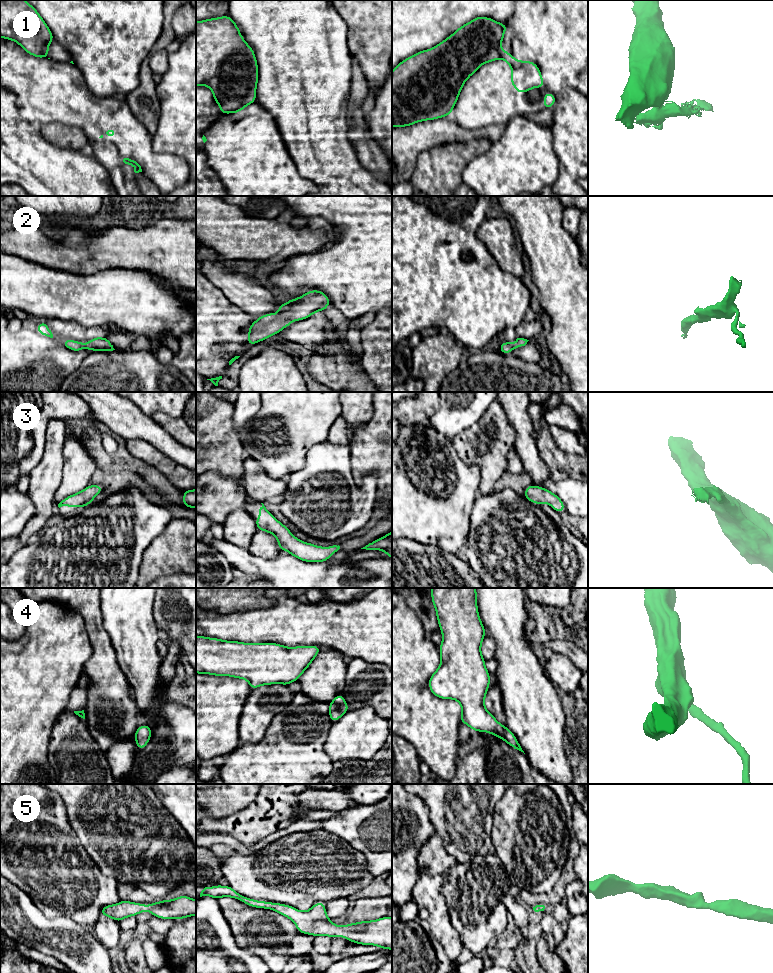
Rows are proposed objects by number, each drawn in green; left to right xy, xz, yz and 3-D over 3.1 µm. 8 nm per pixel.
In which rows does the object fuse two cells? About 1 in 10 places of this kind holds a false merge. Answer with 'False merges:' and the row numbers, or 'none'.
False merges: 1

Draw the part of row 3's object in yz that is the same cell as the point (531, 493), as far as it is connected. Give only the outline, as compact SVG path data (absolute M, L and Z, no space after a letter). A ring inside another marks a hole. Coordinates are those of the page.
M534 484L526 487L524 497L538 506L542 503L547 503L559 514L565 511L563 501L555 493L550 492L543 487Z

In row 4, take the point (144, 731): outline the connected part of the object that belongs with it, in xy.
M147 724L139 726L136 729L134 738L136 741L137 750L142 750L143 748L146 747L151 738L151 735L152 735L152 729Z

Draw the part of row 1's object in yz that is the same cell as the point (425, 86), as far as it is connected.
M479 16L433 48L402 60L392 71L392 128L451 115L468 78L484 63L500 58L503 27L492 18Z

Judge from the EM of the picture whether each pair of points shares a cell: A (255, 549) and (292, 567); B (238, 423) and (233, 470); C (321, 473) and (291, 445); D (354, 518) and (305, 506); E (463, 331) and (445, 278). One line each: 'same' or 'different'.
A: different
B: different
C: different
D: same
E: same

